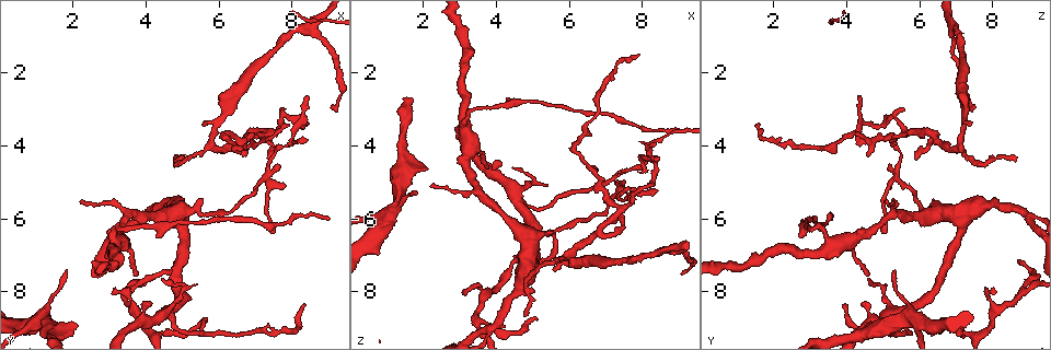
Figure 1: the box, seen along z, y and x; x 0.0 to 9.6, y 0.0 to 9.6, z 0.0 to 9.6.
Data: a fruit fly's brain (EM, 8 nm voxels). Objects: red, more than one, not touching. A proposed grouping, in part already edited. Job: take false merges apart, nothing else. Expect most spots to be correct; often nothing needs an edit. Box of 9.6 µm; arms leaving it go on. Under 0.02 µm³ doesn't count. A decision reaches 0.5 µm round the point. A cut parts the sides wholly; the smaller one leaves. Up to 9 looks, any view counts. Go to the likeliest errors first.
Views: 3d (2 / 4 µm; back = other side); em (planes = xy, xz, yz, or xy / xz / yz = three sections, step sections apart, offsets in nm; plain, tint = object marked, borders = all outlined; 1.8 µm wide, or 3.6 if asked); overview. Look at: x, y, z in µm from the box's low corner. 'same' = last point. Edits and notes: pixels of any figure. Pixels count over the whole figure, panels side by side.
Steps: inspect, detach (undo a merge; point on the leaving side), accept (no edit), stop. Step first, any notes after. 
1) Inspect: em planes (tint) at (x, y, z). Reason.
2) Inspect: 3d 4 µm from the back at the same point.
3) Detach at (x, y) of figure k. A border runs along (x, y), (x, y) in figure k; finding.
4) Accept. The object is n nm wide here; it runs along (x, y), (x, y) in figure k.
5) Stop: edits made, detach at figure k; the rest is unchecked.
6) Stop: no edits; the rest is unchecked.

Inspect: 3d 4 µm at (4.65, 8.55, 5.60). Arms part here.

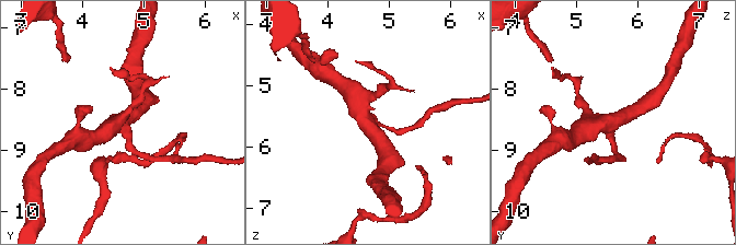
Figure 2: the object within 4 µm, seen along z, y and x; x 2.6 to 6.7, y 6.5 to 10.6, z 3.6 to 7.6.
Inspect: em planes (tint) at (4.65, 8.55, 5.60). Need the tissue.

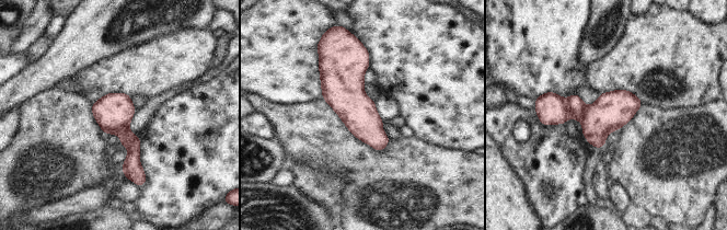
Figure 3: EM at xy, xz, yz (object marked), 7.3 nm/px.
Accept. It runs along (638, 103), (612, 111), (542, 110) in figure 3; all the same neuron.

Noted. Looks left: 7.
Inspect: em xz step 4 (tint) at (5.80, 4.00, 7.15). Sharp bend.

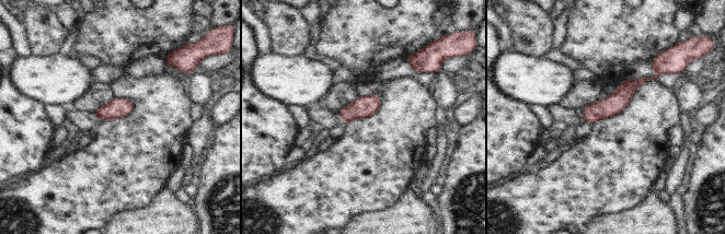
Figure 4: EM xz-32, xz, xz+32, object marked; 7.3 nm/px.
Inspect: em planes (borders) at the same point.

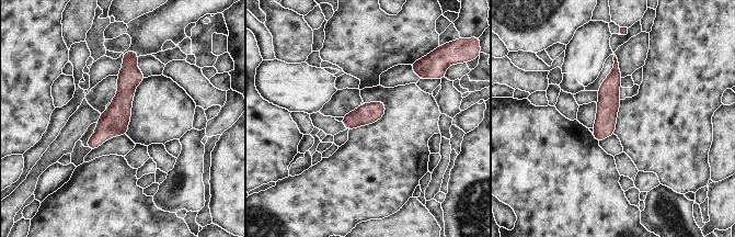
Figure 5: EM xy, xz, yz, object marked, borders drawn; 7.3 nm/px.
Accept. It runs along (128, 56), (119, 112), (91, 146) in figure 5; all the same neuron.

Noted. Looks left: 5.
Inspect: 3d 2 µm at (8.25, 0.80, 6.95). Three-way junction.

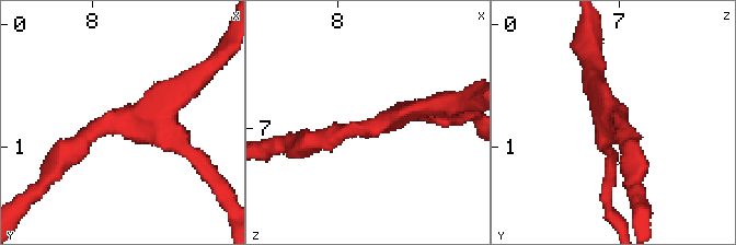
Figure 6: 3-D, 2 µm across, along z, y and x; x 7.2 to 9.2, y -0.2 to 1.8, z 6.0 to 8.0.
Inspect: em planes (plain) at (8.28, 0.84, 6.98).

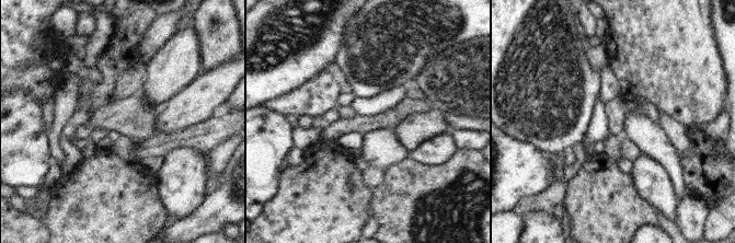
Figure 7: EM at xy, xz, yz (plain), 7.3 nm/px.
Inspect: em planes (tint) at the same point.

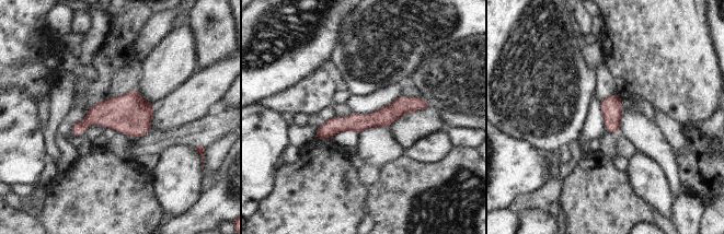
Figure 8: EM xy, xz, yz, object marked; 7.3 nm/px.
Accept. 3 arms meet here; one neuron here.

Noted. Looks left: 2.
Inspect: em yz step 4 (tint) at (7.35, 3.65, 5.85). Three arms meet.

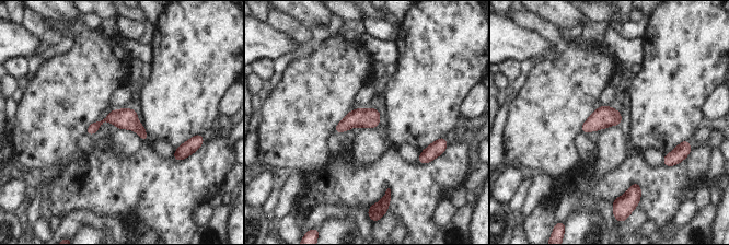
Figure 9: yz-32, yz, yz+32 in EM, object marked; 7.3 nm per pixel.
Inspect: em planes (tint) at the same point.

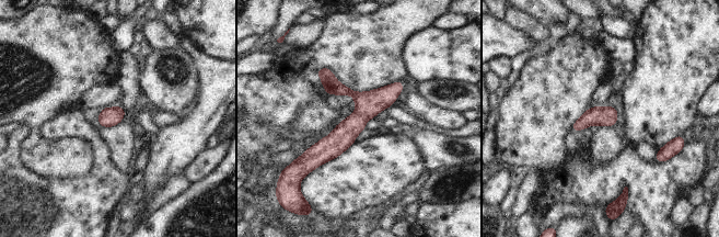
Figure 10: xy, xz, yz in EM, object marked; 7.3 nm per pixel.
Accept. The object is 140 nm wide here; all the same neuron.

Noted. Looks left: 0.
Stop: no edits; the rest is unchecked.

